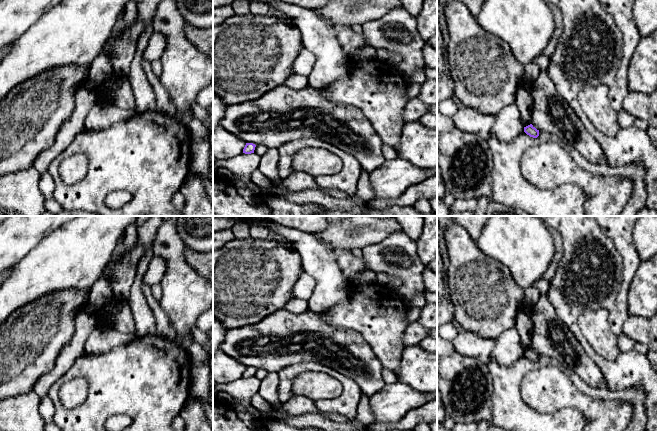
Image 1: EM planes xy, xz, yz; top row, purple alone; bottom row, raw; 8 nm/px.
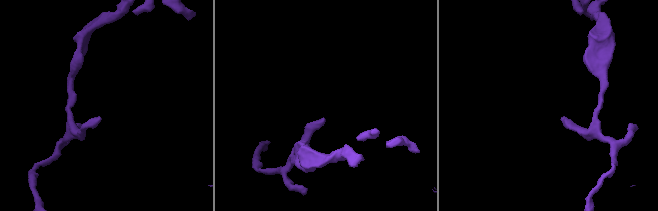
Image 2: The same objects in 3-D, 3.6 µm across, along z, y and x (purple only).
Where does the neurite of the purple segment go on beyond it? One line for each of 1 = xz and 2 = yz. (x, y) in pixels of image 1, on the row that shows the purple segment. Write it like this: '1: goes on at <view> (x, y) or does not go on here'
1: does not go on here
2: does not go on here

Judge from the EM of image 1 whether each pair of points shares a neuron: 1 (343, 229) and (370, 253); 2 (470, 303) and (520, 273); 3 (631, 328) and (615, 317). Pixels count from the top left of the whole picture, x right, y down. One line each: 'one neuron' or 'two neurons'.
1: two neurons
2: two neurons
3: two neurons

